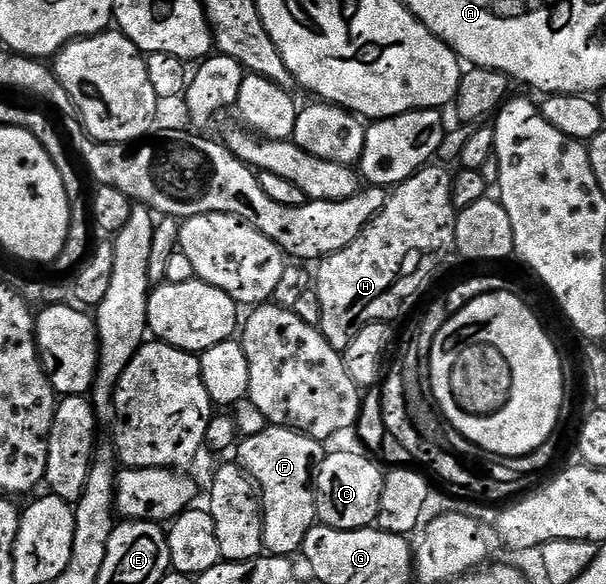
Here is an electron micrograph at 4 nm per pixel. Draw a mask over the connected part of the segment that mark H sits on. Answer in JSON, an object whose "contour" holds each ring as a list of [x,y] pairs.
{"contour":[[[431,163],[413,173],[403,185],[393,186],[384,207],[378,212],[376,219],[368,223],[366,230],[352,243],[348,243],[344,251],[333,253],[317,266],[316,292],[322,316],[320,328],[334,349],[344,351],[348,343],[352,343],[352,339],[356,339],[356,335],[360,335],[360,331],[372,323],[393,322],[398,308],[409,297],[414,297],[421,291],[422,284],[433,275],[442,256],[454,249],[454,177],[446,169],[449,168],[445,164]]]}

